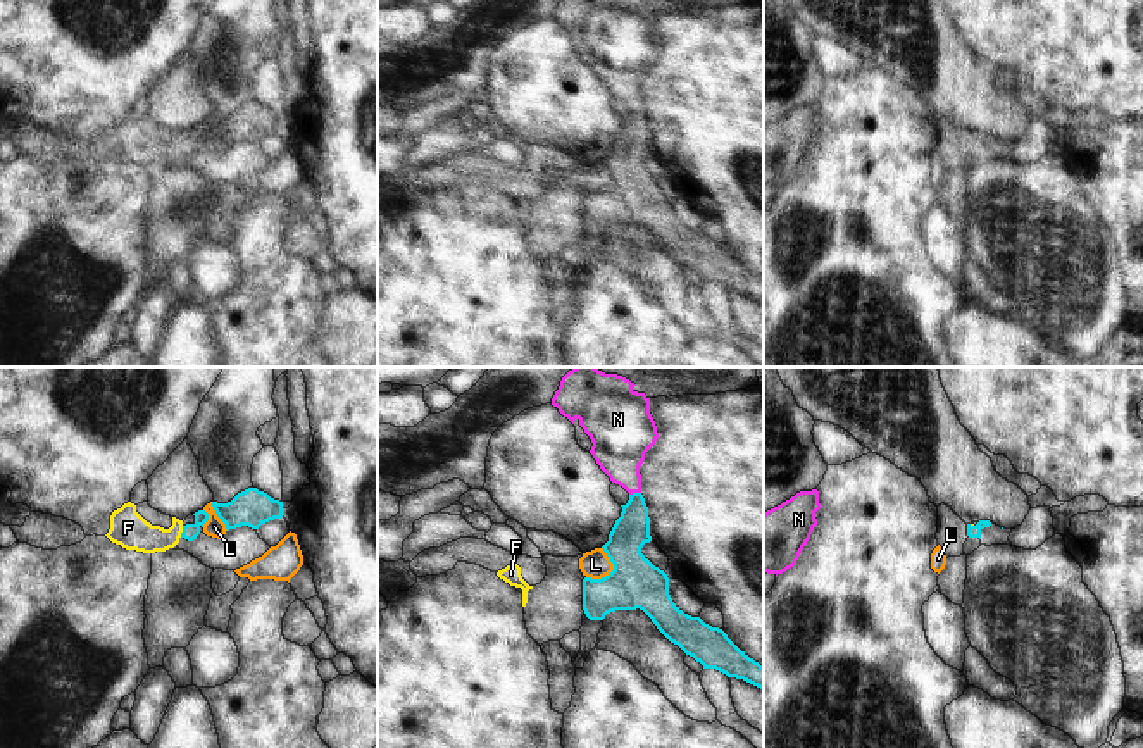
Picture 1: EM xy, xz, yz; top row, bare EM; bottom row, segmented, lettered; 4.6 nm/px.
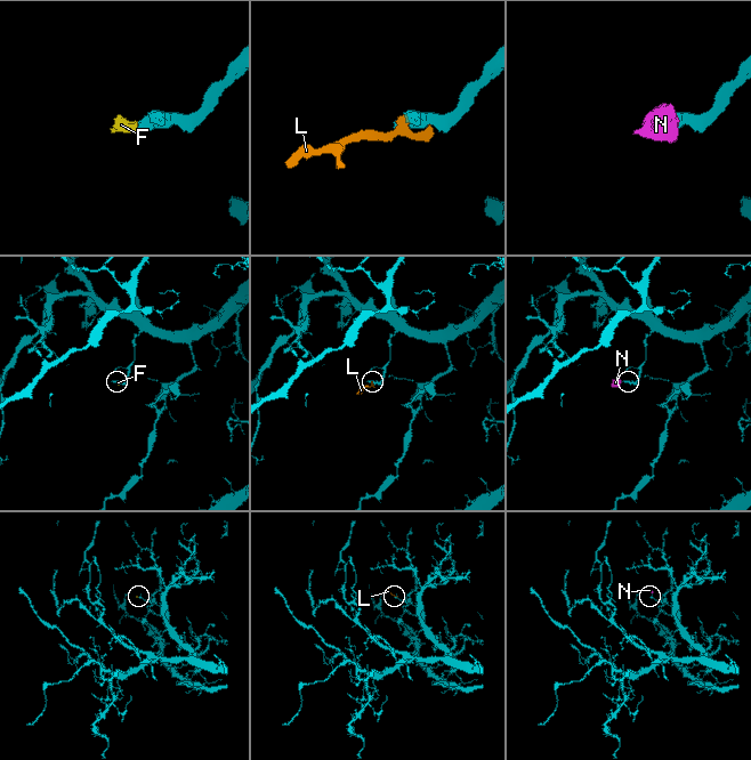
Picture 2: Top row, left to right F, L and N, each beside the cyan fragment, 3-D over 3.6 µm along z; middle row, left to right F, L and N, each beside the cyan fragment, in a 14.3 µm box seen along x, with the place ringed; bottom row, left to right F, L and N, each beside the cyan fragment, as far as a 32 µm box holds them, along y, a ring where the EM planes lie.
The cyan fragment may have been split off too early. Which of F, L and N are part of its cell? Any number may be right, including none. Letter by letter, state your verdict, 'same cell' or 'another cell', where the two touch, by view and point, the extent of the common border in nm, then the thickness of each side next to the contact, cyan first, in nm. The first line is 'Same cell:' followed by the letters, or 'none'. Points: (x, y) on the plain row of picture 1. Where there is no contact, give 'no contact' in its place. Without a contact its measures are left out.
Same cell: F, N
F: same cell; contact xy (183, 145); length 60 nm; calibres 80 and 170 nm
L: another cell; contact xz (612, 185); length 170 nm; calibres 240 and 140 nm
N: same cell; contact xz (635, 107); length 60 nm; calibres 170 and 260 nm

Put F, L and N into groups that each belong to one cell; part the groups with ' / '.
F N / L

